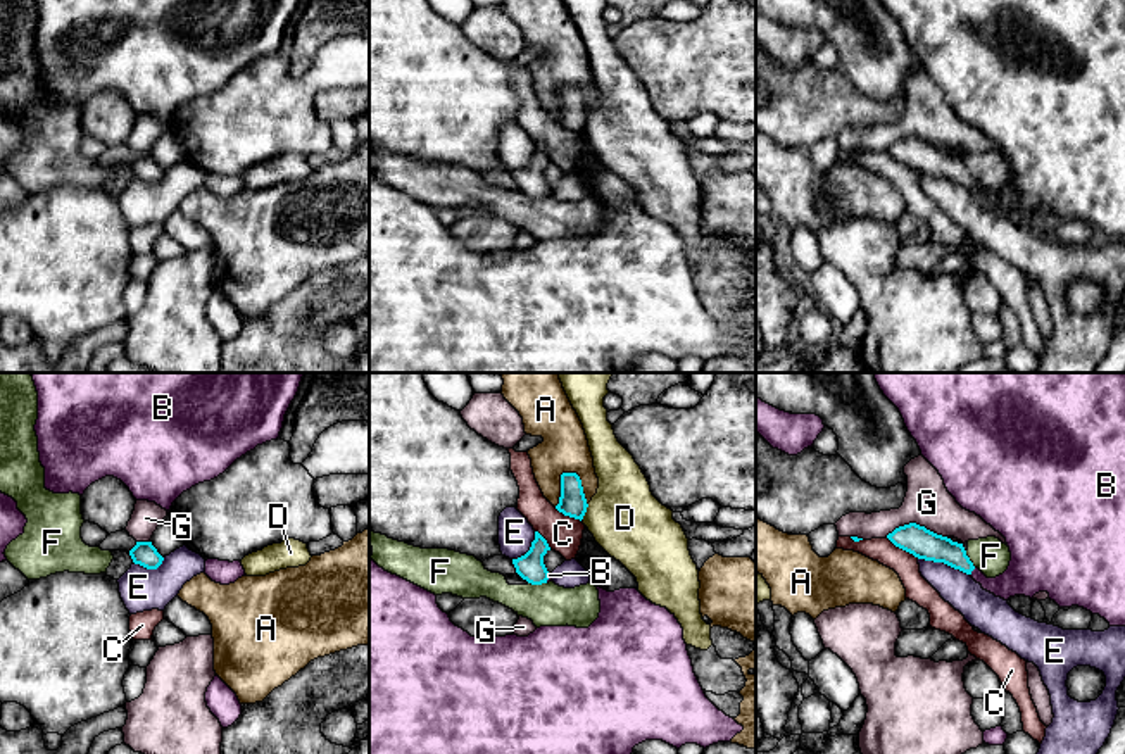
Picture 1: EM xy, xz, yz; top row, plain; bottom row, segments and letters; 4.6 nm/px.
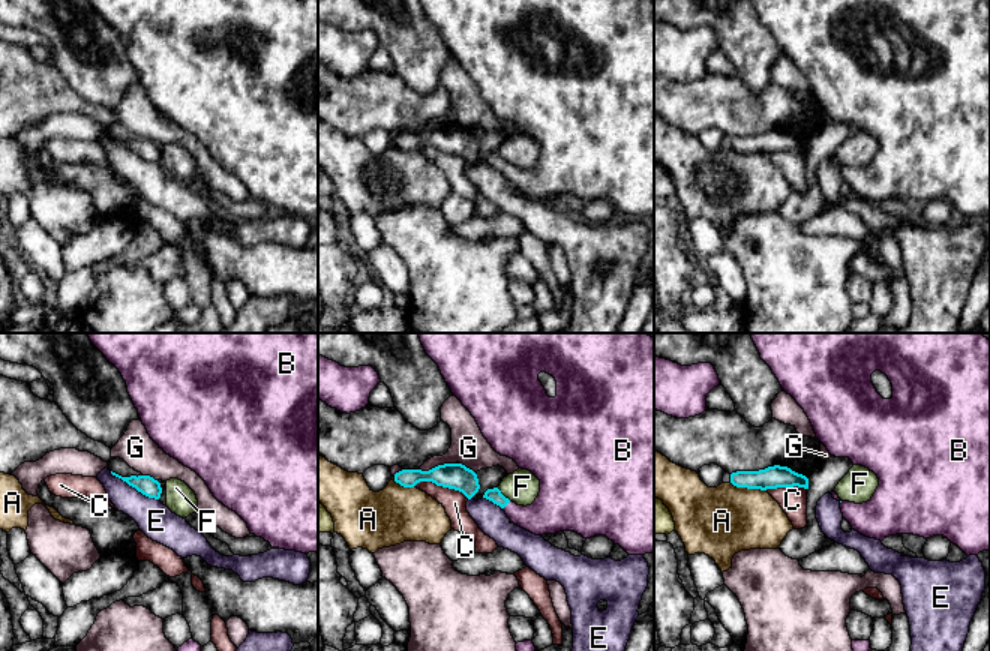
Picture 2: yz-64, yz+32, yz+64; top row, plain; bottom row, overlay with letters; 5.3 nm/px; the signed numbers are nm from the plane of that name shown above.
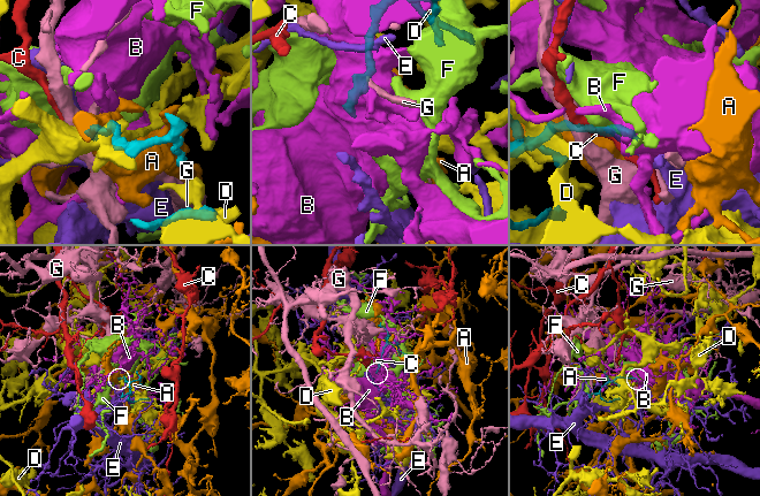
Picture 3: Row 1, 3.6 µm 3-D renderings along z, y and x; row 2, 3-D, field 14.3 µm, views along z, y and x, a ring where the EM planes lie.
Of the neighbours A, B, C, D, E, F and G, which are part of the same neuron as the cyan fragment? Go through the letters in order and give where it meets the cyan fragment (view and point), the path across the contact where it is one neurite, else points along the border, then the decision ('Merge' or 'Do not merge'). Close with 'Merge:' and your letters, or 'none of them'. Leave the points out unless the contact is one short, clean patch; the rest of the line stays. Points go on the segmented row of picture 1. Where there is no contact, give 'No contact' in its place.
A: Touches cyan at xz (561, 483). Do not merge
B: Touches cyan at yz (972, 570). Path across: yz (925, 544), (951, 552), (972, 570), (987, 584), (1025, 575). Merge
C: Touches cyan at yz (903, 549). Boundary: yz (886, 537), (918, 558). Do not merge
D: Touches cyan at xz (585, 511). Do not merge
E: Touches cyan at yz (944, 563). Boundary: yz (918, 558), (942, 561), (968, 575). Do not merge
F: Touches cyan at xz (537, 584). Boundary: xz (528, 582), (546, 584). Do not merge
G: Touches cyan at yz (915, 523). Do not merge
Merge: B

